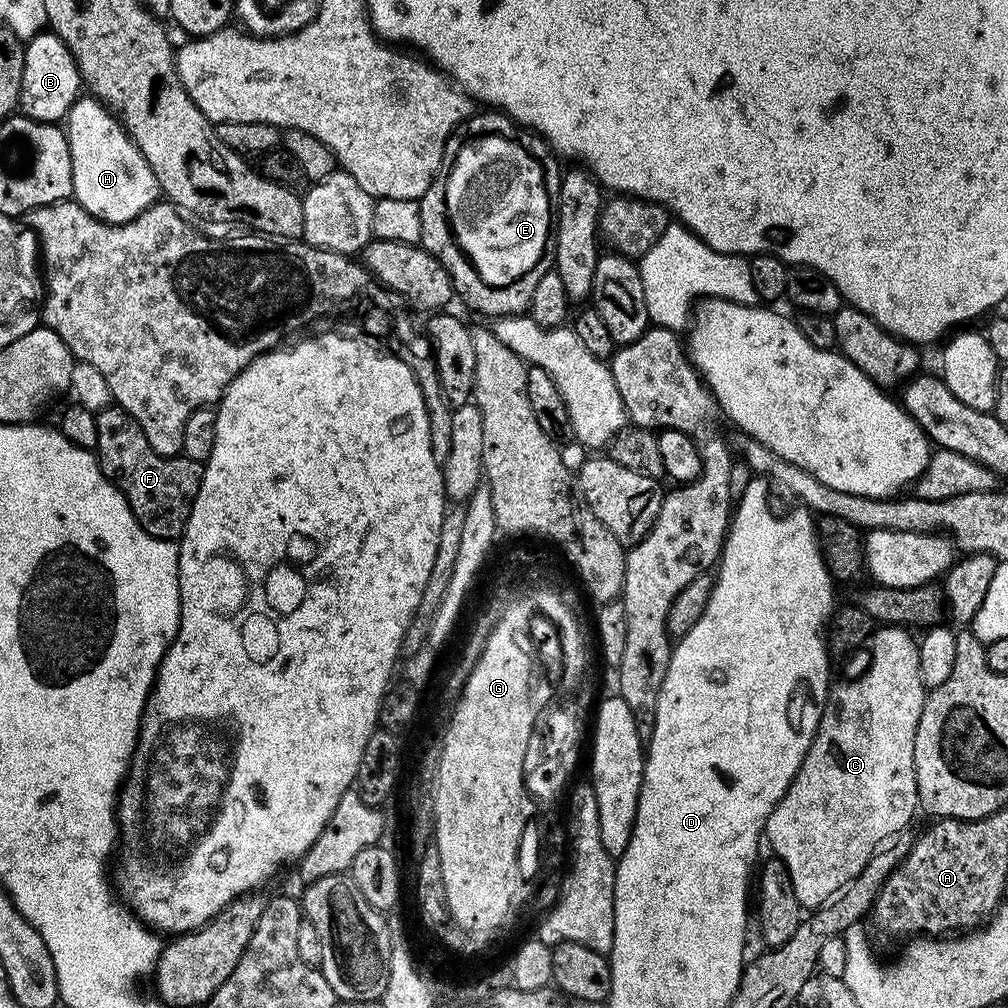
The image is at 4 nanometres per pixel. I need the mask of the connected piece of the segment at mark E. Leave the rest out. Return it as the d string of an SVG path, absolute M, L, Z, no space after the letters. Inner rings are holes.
M484 128L484 130L466 130L466 135L457 135L454 140L455 147L460 148L460 158L456 154L450 154L450 164L440 166L441 170L446 170L446 176L436 176L446 180L448 186L444 186L444 226L446 232L452 240L454 250L460 254L462 262L468 264L472 268L470 278L454 278L452 286L457 297L460 296L473 308L476 312L481 312L484 316L492 316L491 318L499 318L501 316L519 316L527 313L530 306L530 297L534 295L534 289L538 287L538 282L542 279L542 274L553 271L554 261L556 258L556 227L558 226L558 208L548 197L548 184L544 181L544 168L540 165L541 157L535 152L531 152L526 146L522 146L522 142L518 139L517 134L502 134L494 128Z

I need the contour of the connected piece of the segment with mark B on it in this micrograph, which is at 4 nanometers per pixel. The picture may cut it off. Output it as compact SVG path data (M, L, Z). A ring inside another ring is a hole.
M45 30L24 44L24 56L19 111L43 124L63 121L82 92L80 71L70 50L56 39L55 32Z

